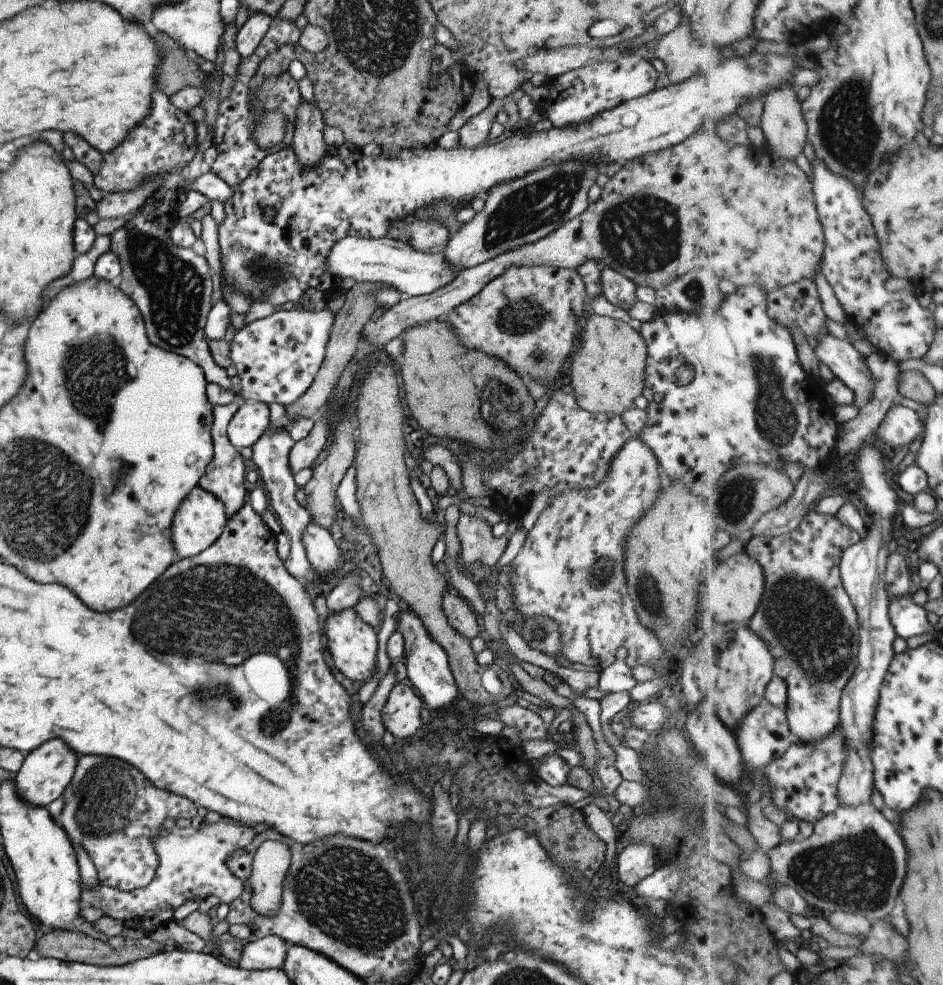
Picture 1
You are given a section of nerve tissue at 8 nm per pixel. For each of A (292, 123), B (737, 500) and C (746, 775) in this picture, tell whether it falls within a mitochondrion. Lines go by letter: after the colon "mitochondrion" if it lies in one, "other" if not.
A: other
B: mitochondrion
C: other

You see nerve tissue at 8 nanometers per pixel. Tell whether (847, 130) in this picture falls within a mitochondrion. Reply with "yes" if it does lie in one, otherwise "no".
yes

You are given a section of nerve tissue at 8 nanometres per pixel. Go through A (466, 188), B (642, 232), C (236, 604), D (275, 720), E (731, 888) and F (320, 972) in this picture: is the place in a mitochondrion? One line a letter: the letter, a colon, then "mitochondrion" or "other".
A: other
B: mitochondrion
C: mitochondrion
D: mitochondrion
E: other
F: other

